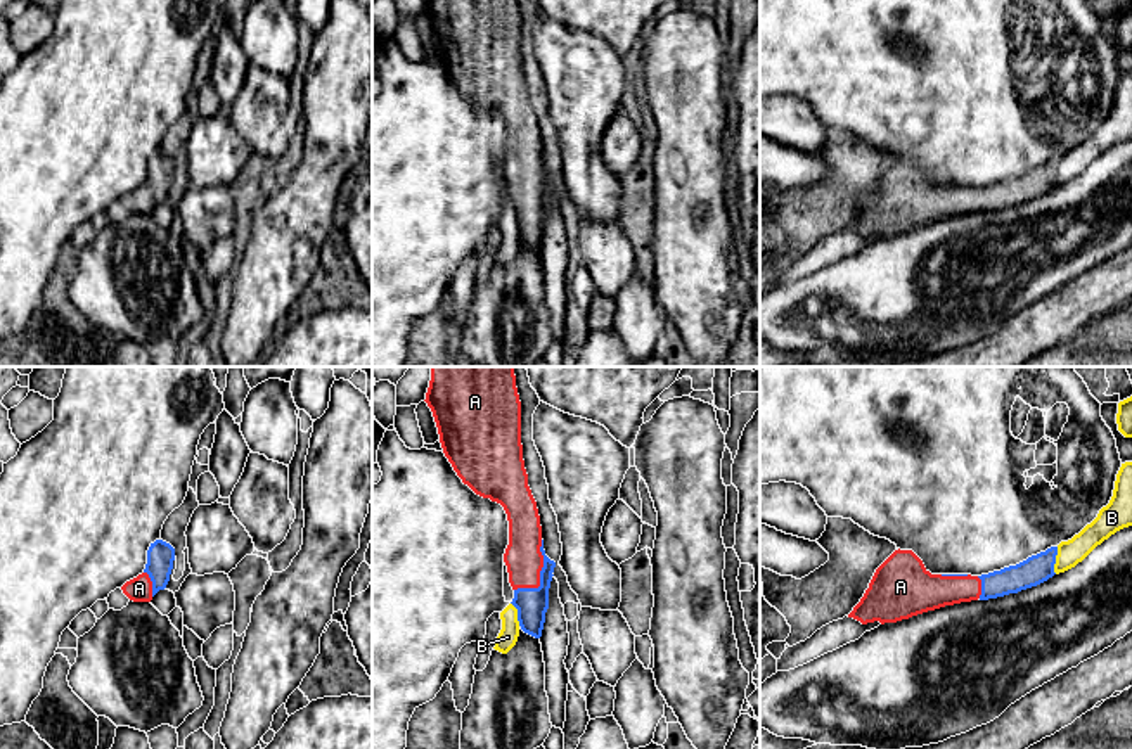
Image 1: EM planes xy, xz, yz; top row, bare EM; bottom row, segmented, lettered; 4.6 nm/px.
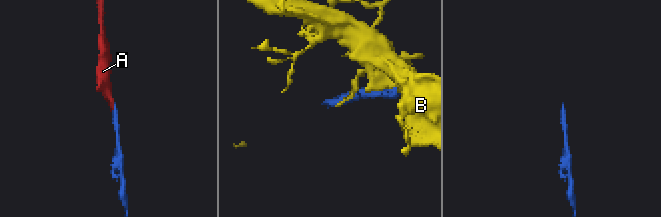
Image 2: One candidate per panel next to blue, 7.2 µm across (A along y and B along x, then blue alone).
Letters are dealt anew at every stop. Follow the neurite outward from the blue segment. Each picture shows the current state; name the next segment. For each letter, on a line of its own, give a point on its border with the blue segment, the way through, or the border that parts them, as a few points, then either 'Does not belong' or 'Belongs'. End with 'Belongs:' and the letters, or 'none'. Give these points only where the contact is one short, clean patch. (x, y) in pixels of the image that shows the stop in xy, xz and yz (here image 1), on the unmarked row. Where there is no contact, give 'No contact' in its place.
A: Touches blue at xz (540, 187). Path across: xz (532, 217), (540, 187), (523, 170). Belongs
B: Touches blue at yz (1054, 173). Does not belong
Belongs: A

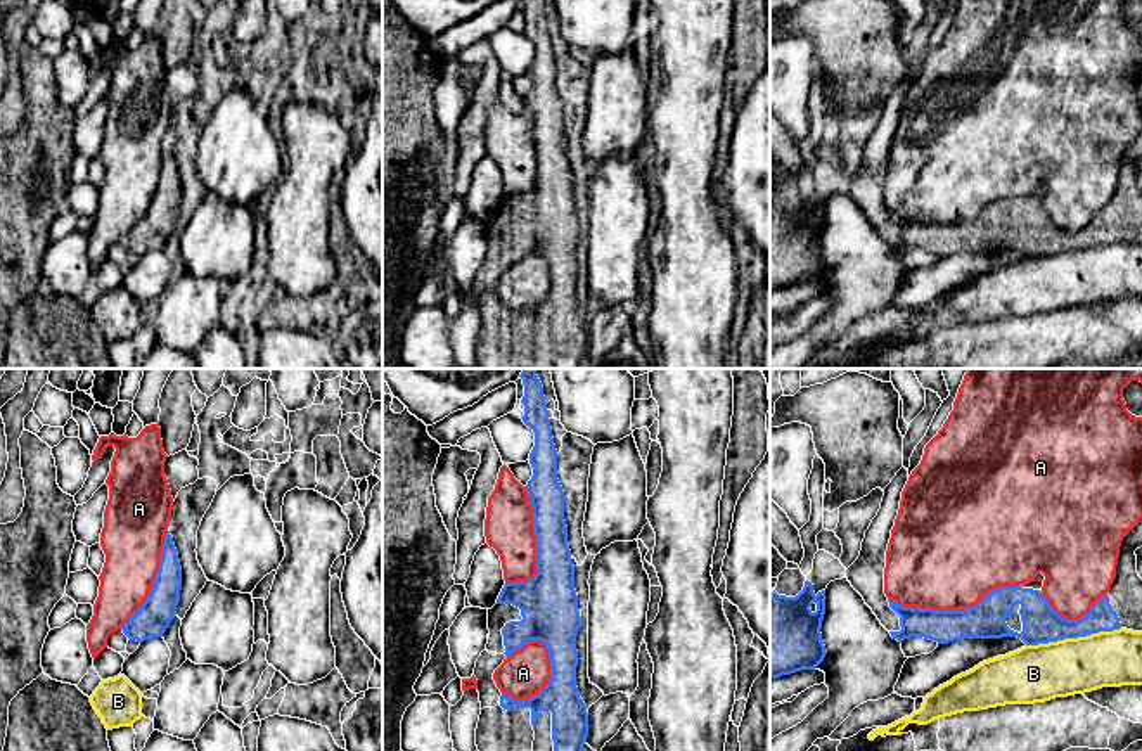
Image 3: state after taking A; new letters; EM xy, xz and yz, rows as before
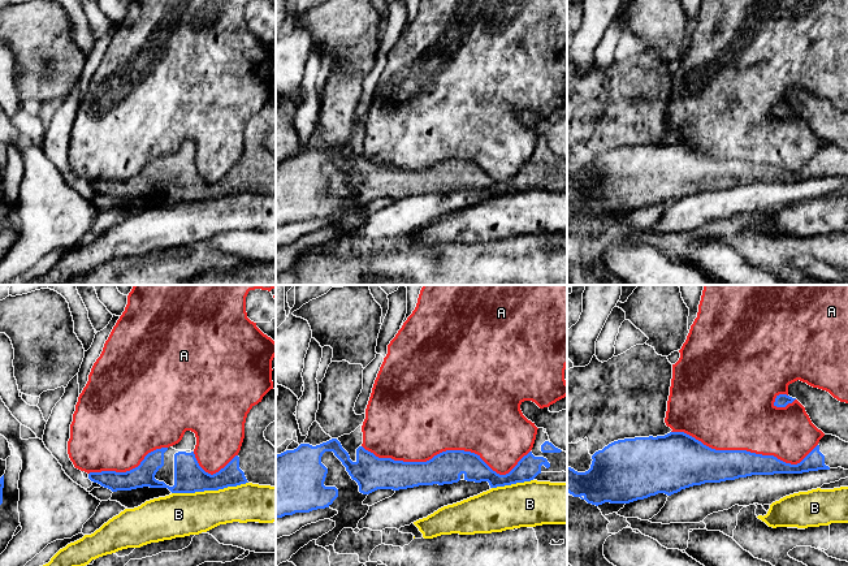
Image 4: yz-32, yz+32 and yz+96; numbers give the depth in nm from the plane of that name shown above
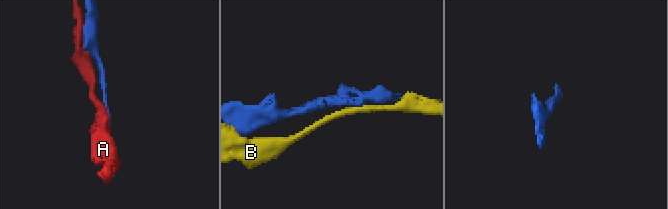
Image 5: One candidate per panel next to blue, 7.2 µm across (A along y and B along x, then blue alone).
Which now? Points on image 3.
A: Touches blue at yz (954, 224). Does not belong
B: Touches blue at yz (1073, 250). Does not belong
Belongs: none

